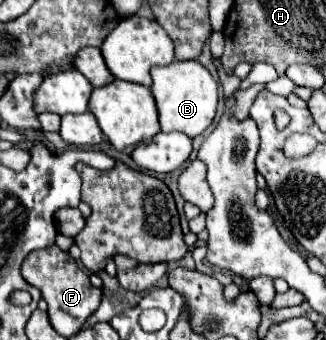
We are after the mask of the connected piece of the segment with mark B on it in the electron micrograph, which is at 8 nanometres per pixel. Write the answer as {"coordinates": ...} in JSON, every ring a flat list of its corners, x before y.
{"coordinates":[[174,61,168,67,152,67,152,95,160,115,160,127,164,133,180,131,190,139,200,135,214,119,218,105,218,87,206,67,198,61]]}

